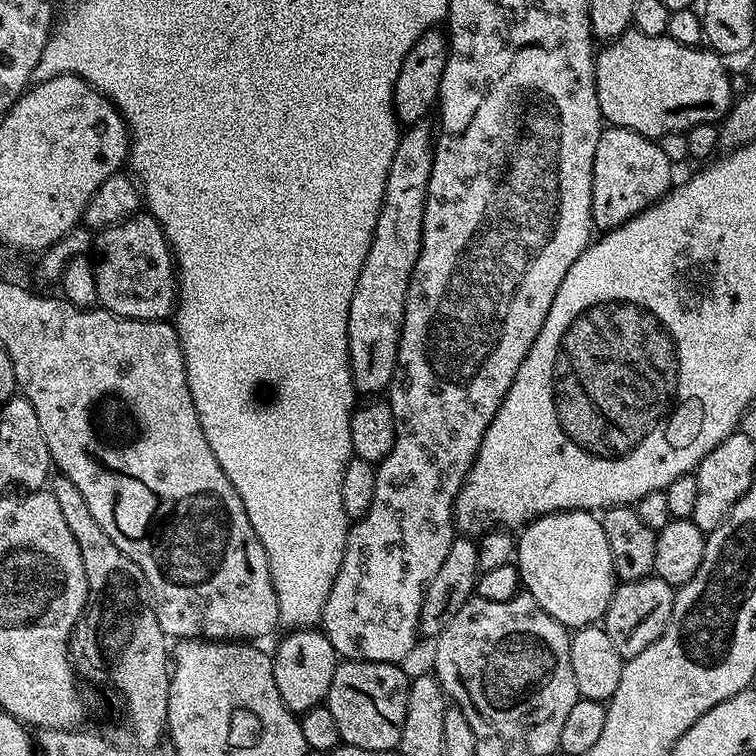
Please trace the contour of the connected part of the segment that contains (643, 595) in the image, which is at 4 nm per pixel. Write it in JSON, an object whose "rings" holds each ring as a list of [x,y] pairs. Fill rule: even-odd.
{"rings":[[[655,574],[646,580],[621,583],[613,591],[610,606],[602,621],[604,632],[610,634],[610,642],[614,642],[614,650],[618,650],[618,654],[623,656],[625,661],[642,654],[646,646],[653,644],[668,629],[675,601],[676,592],[673,585],[661,580]]]}

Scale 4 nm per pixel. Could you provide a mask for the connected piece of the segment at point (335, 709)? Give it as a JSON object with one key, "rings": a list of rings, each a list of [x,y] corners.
{"rings":[[[344,660],[337,663],[334,678],[330,682],[330,690],[326,707],[338,726],[341,739],[349,748],[374,750],[377,754],[384,754],[399,749],[402,730],[406,722],[406,708],[408,706],[408,685],[410,676],[403,672],[401,665],[387,660]]]}

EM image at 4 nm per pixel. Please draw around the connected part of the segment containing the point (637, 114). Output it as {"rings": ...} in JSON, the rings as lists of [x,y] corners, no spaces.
{"rings":[[[635,30],[624,32],[615,40],[605,43],[601,47],[604,49],[595,53],[596,93],[605,121],[613,128],[630,128],[653,138],[671,132],[687,133],[695,124],[719,121],[734,103],[732,80],[720,61],[723,59],[715,51],[696,47],[700,46],[681,42],[667,34],[651,36]]]}

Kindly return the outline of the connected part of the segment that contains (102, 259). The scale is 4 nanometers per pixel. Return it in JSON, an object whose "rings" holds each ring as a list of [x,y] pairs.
{"rings":[[[140,214],[103,229],[98,236],[98,248],[99,244],[100,253],[94,256],[97,301],[116,316],[125,316],[131,320],[167,321],[178,303],[178,273],[172,247],[168,245],[161,224],[150,214]]]}

